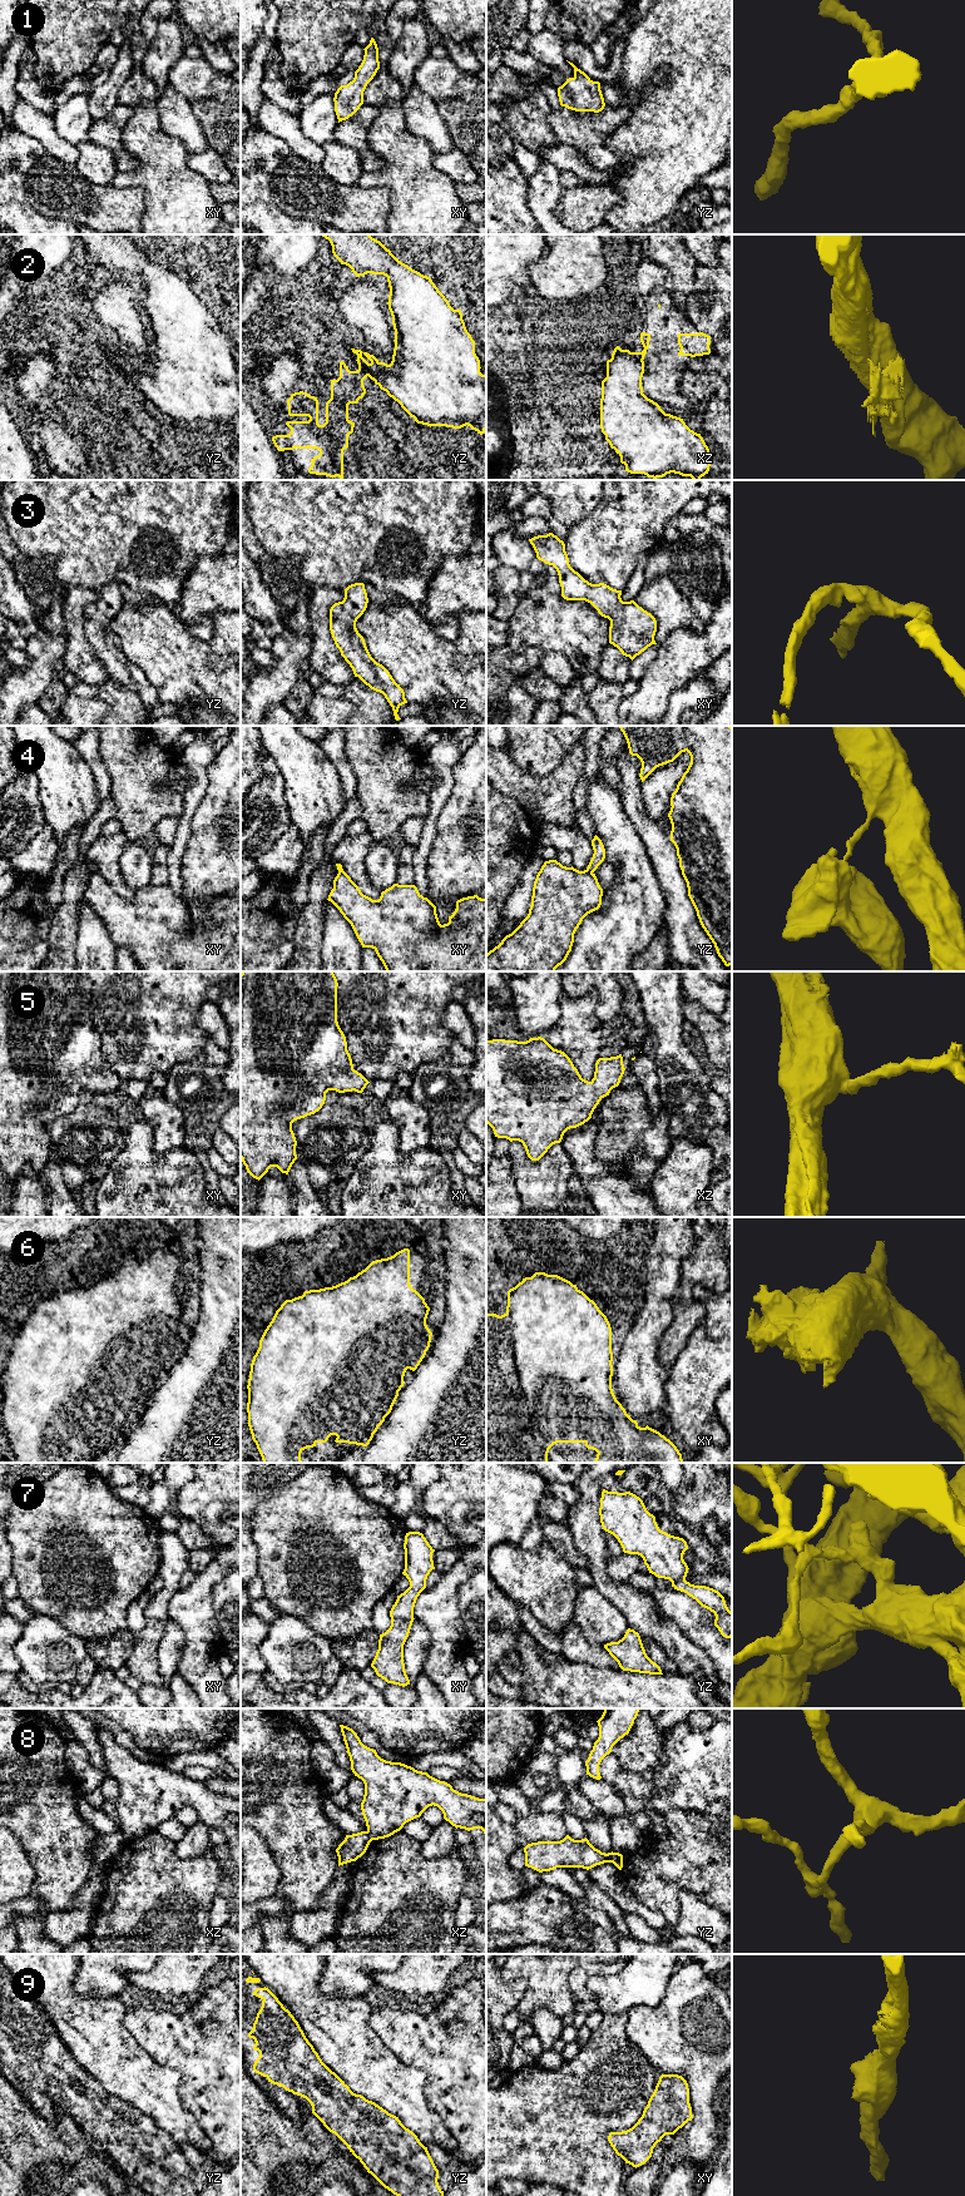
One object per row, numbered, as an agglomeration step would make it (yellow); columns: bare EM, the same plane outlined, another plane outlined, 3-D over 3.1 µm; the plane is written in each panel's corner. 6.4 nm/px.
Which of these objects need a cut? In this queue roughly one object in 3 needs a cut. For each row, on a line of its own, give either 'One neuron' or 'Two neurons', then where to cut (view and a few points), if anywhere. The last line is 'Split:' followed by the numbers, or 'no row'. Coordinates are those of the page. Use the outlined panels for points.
1: One neuron. No split
2: Two neurons. Split along yz (359, 367), (367, 375)
3: One neuron. No split
4: Two neurons. Split along yz (585, 870), (592, 873)
5: One neuron. No split
6: One neuron. No split
7: One neuron. No split
8: Two neurons. Split along yz (610, 1853), (612, 1861)
9: One neuron. No split
Split: 2, 4, 8

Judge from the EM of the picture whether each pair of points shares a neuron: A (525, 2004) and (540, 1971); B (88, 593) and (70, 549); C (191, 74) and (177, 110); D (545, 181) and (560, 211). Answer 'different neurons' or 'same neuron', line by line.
A: same neuron
B: different neurons
C: different neurons
D: different neurons

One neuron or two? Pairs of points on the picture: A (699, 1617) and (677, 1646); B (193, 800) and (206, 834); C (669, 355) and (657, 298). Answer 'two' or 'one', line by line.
A: two
B: two
C: one

